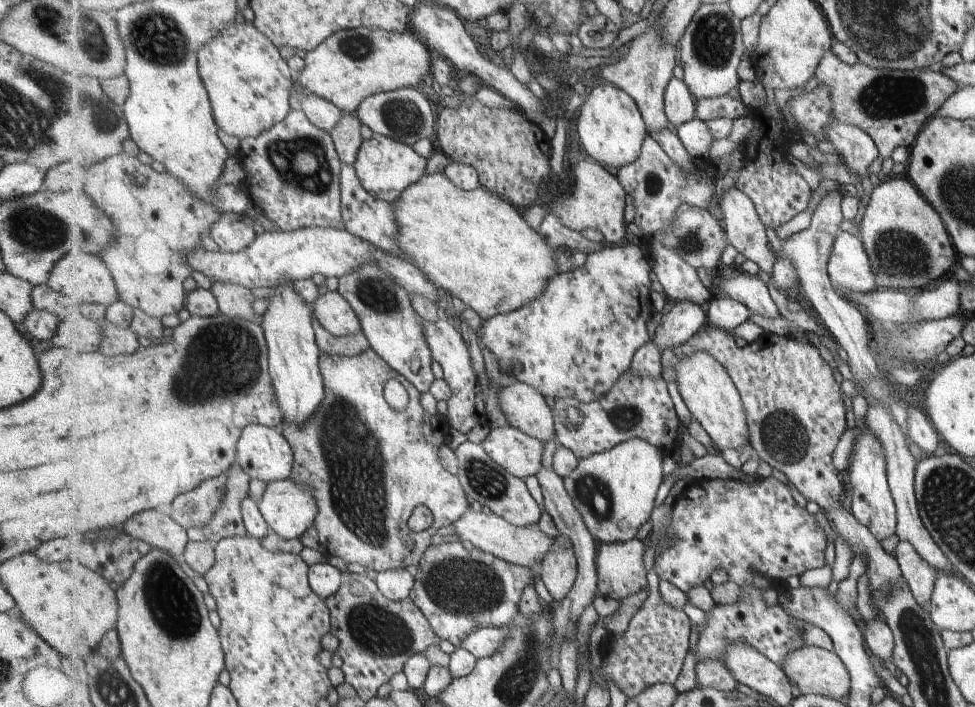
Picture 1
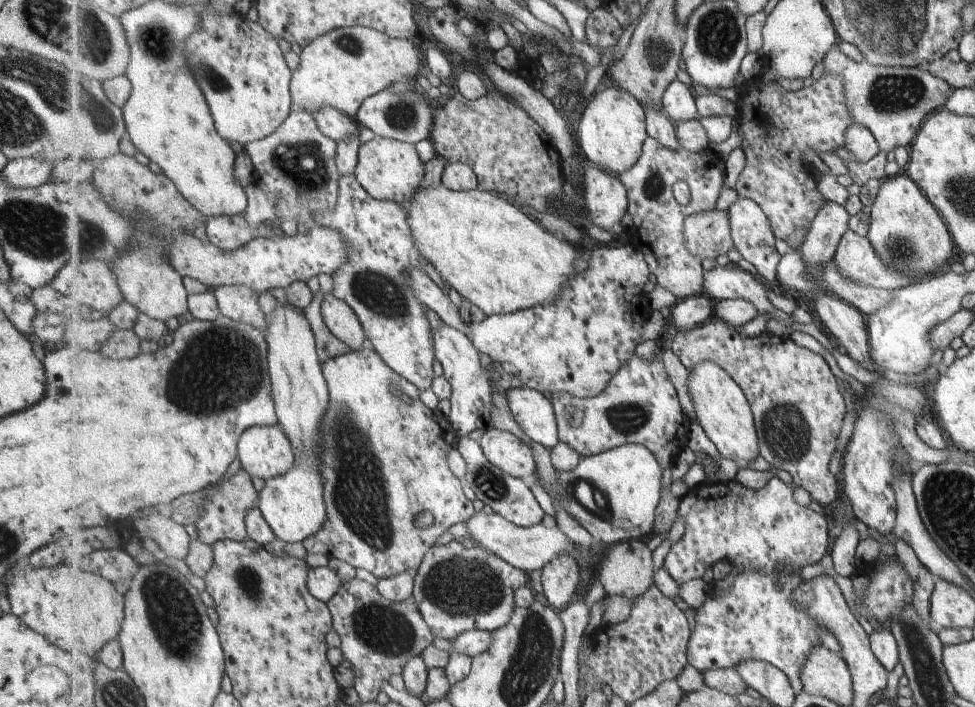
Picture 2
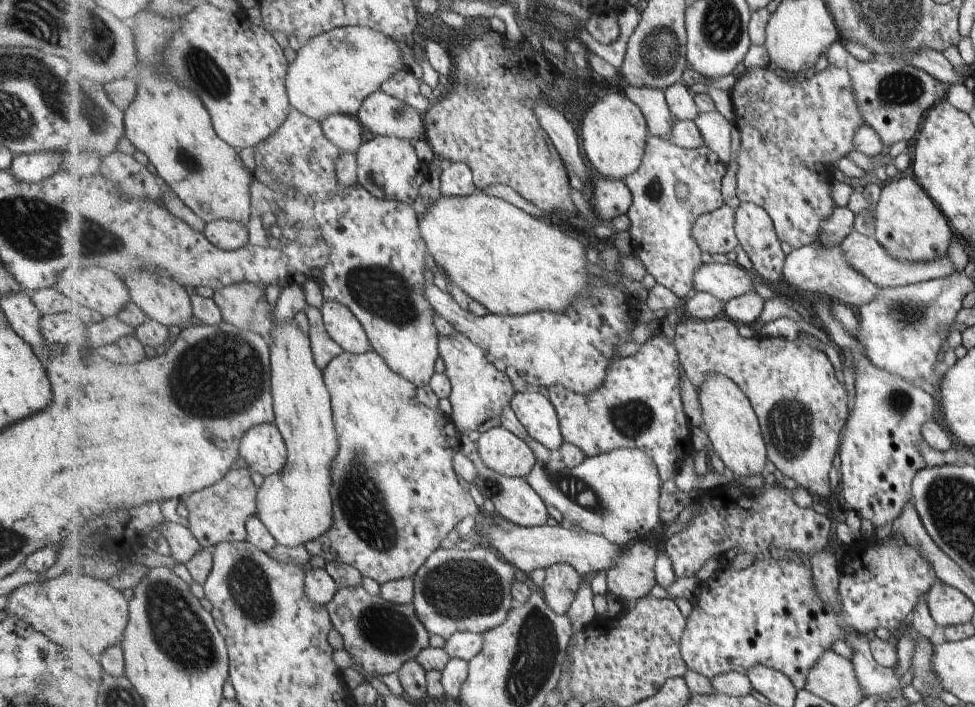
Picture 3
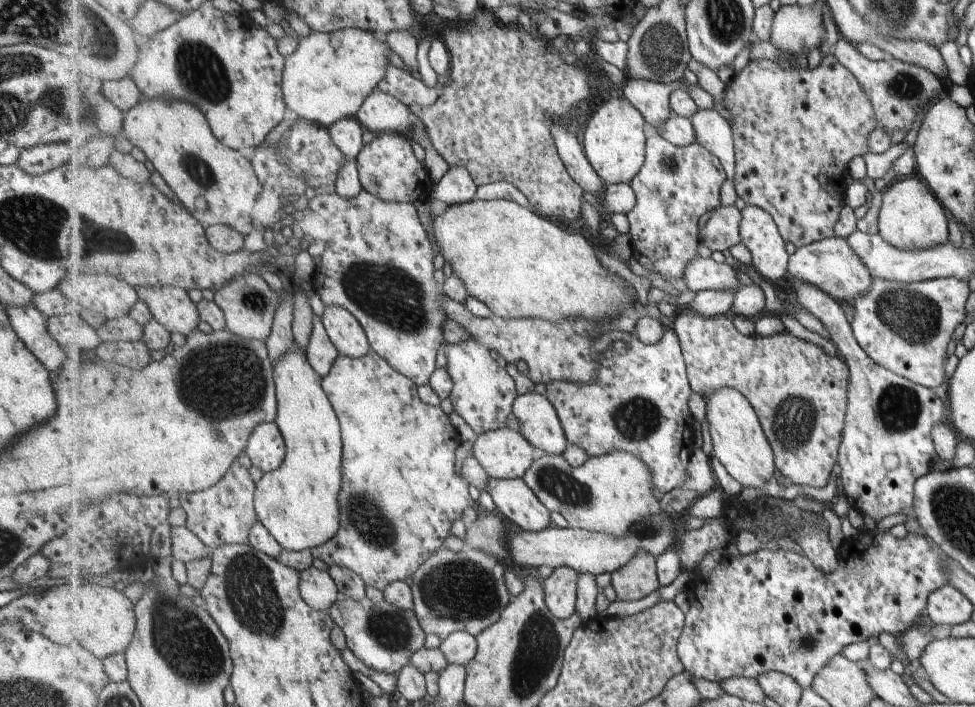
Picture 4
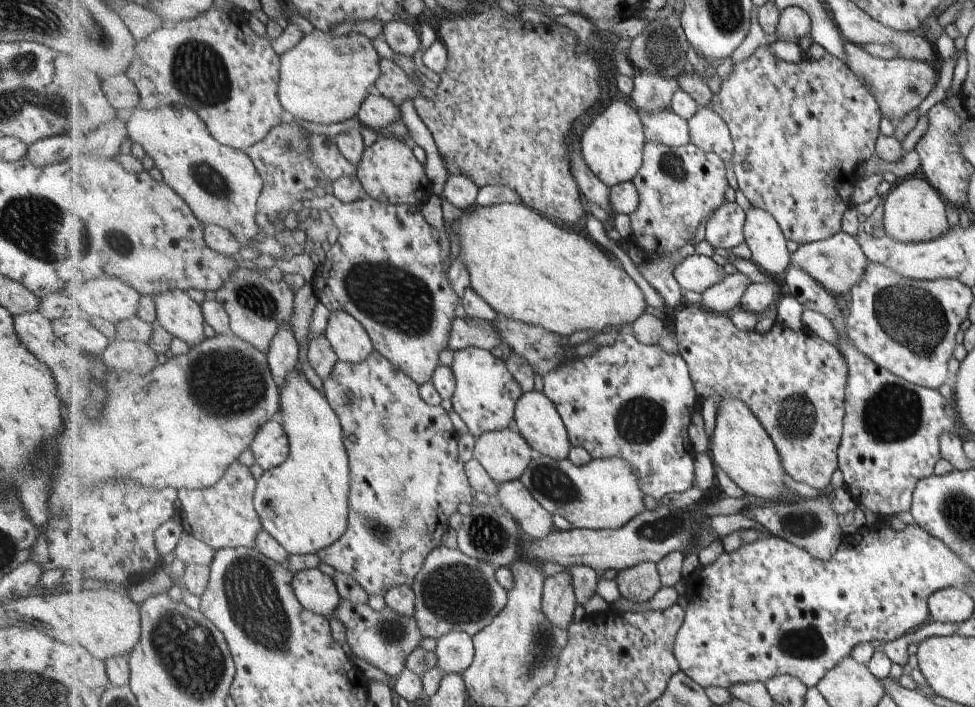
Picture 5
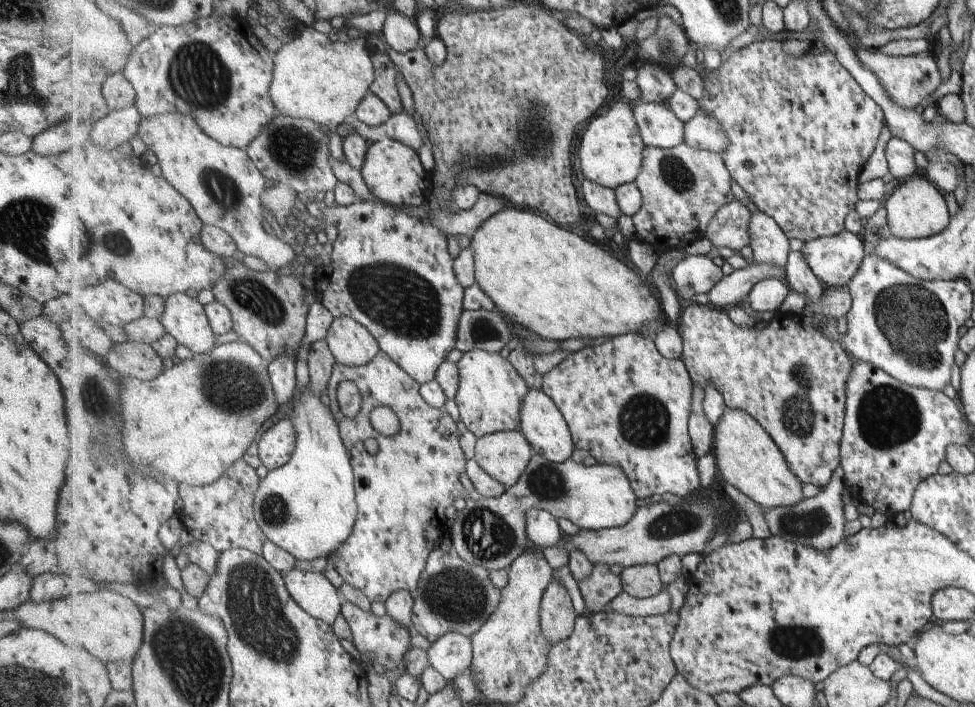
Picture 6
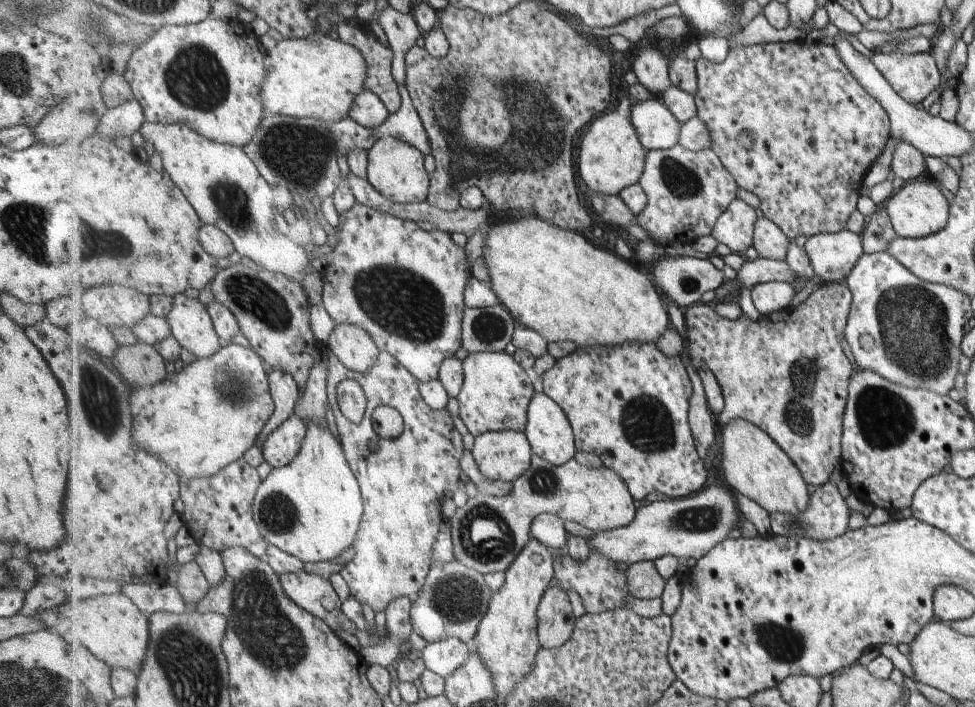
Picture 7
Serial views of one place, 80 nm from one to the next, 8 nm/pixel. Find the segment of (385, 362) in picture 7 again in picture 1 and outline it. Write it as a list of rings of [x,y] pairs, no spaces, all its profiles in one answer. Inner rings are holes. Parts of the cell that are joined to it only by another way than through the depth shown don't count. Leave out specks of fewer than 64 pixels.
[[[373,348],[352,357],[347,355],[339,356],[337,353],[321,353],[320,369],[326,387],[325,398],[324,401],[321,402],[319,410],[309,421],[297,424],[293,421],[285,420],[281,426],[281,433],[285,435],[285,438],[288,438],[296,456],[290,478],[295,482],[304,483],[307,487],[310,487],[311,491],[314,490],[316,501],[319,503],[320,512],[317,513],[312,528],[300,539],[304,546],[323,552],[326,558],[327,556],[339,556],[339,554],[341,554],[341,558],[347,564],[355,562],[355,564],[360,564],[364,568],[373,568],[377,573],[391,569],[416,570],[416,568],[420,566],[425,552],[427,552],[427,549],[431,546],[431,538],[437,534],[437,530],[439,530],[441,526],[452,526],[455,521],[460,520],[469,510],[470,500],[465,490],[463,490],[464,486],[459,484],[459,477],[457,475],[449,472],[444,467],[441,459],[439,444],[441,444],[443,438],[437,438],[437,434],[435,434],[435,432],[441,428],[441,426],[437,426],[439,420],[435,420],[435,424],[433,424],[434,416],[430,415],[421,404],[422,392],[406,376],[403,376],[403,374],[397,372],[392,366],[389,366],[389,363],[380,354],[377,354],[377,351]],[[391,378],[397,378],[399,382],[405,384],[405,388],[407,388],[409,394],[411,394],[411,404],[405,410],[393,410],[385,400],[385,385]],[[421,504],[432,512],[434,521],[428,529],[420,532],[413,532],[413,530],[409,528],[409,516],[411,516],[411,512],[415,510],[415,506],[421,506]]]

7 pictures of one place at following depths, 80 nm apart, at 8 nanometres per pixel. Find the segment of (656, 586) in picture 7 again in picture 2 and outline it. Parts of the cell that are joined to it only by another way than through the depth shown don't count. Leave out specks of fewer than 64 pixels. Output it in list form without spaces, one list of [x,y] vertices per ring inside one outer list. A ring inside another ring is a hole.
[[[632,540],[626,543],[615,543],[606,546],[607,550],[599,561],[598,579],[603,583],[607,595],[621,595],[630,599],[644,595],[653,583],[656,574],[653,568],[653,551],[643,540]]]

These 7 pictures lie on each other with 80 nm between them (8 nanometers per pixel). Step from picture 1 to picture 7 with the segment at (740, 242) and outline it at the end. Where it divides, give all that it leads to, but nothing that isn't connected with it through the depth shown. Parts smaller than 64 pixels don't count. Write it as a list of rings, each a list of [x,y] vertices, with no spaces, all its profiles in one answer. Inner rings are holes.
[[[759,218],[756,224],[754,248],[760,259],[788,260],[790,239],[769,218]]]

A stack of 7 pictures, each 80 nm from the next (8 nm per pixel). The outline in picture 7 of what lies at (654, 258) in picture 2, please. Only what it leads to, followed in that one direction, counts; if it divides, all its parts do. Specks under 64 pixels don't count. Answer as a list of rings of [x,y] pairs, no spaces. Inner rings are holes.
[[[681,144],[671,149],[647,152],[646,168],[640,184],[647,192],[649,202],[645,211],[637,215],[638,225],[645,228],[652,241],[662,247],[712,235],[721,214],[736,201],[739,189],[736,179],[715,150],[693,151]]]

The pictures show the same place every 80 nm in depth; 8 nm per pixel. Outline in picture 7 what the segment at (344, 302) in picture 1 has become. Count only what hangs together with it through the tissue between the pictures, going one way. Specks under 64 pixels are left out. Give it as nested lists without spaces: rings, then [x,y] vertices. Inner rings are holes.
[[[355,324],[336,326],[327,347],[337,354],[337,358],[349,370],[359,374],[369,374],[380,358],[380,348],[369,332]]]

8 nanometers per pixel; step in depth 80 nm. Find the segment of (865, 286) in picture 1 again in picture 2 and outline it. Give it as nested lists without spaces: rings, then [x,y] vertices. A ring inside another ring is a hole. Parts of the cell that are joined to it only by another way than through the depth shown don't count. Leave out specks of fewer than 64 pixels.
[[[849,228],[840,239],[834,263],[849,280],[866,287],[890,290],[906,287],[913,282],[903,272],[893,271],[886,265],[869,237]]]

